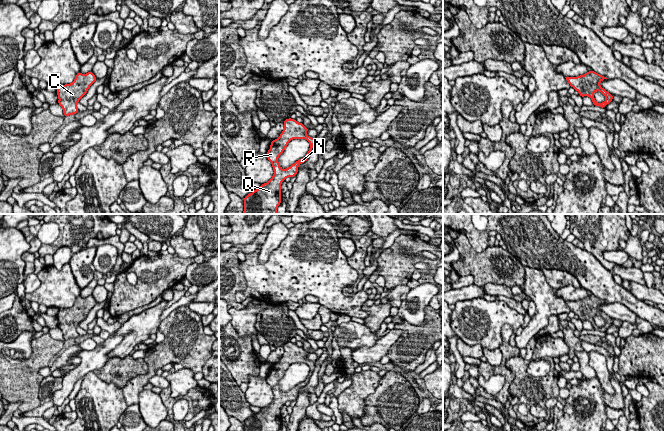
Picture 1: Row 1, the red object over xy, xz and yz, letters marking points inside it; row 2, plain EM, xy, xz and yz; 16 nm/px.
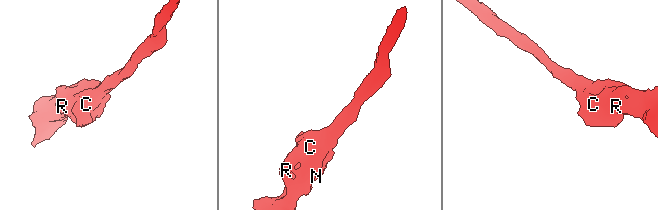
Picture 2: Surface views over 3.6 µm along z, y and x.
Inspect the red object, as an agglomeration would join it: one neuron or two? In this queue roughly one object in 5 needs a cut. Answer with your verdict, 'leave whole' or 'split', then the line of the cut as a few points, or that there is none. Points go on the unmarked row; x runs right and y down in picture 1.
leave whole; no cut

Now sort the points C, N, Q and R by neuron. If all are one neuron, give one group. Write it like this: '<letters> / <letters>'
C N Q R

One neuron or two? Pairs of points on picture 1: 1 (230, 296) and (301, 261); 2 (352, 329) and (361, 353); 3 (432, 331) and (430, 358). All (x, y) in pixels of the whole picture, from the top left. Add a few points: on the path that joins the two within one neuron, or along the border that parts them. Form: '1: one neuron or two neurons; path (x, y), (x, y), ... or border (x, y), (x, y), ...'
1: two neurons; border (238, 266), (245, 288), (236, 293), (237, 302)
2: two neurons; border (380, 338), (371, 346), (362, 346), (354, 350)
3: two neurons; border (431, 347), (427, 351), (425, 359), (416, 366)

